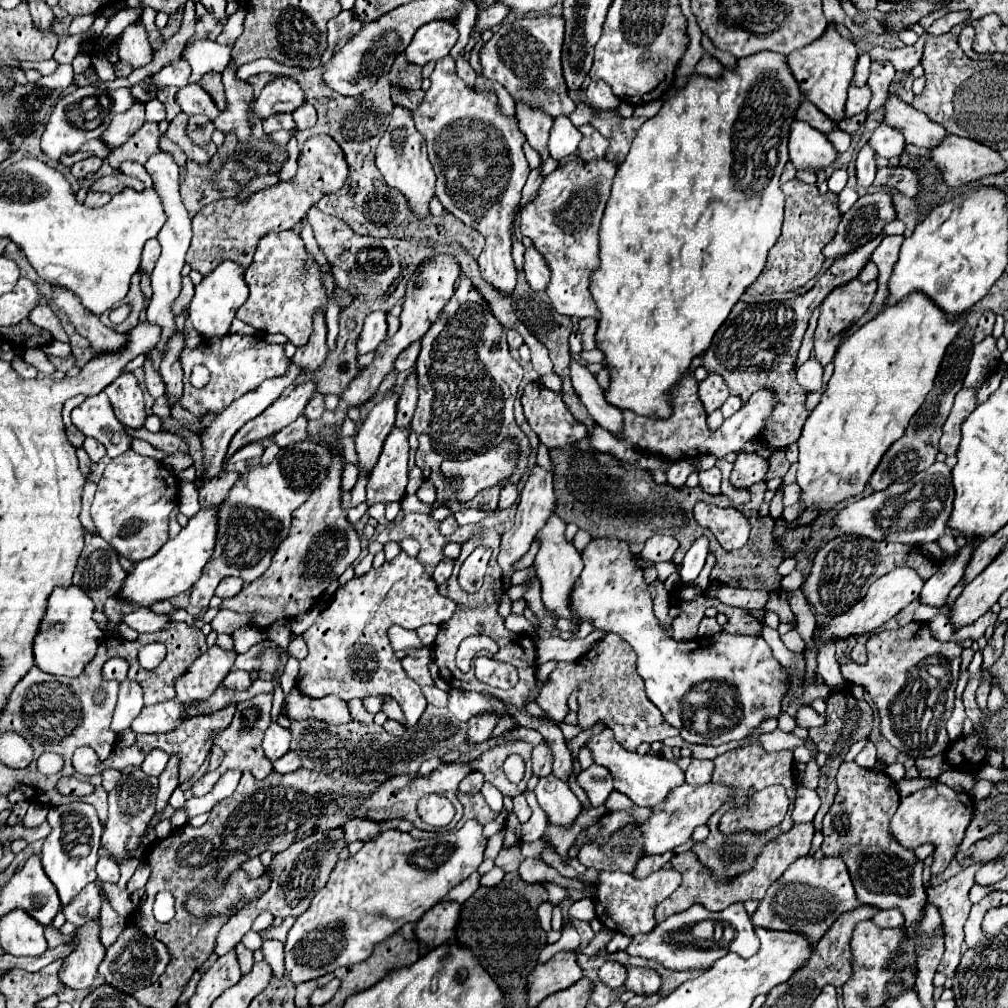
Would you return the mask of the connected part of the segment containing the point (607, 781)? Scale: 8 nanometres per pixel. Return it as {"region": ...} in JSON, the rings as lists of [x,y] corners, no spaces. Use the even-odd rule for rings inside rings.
{"region":[[[597,764],[583,770],[577,776],[577,782],[587,792],[587,798],[593,806],[603,806],[607,796],[613,792],[613,778],[611,778],[609,770],[605,770],[603,766],[597,766]]]}

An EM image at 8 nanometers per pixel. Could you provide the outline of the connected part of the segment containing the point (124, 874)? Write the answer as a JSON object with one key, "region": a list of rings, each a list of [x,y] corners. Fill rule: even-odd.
{"region":[[[129,858],[119,865],[120,868],[120,878],[117,882],[119,888],[125,888],[128,880],[131,878],[132,874],[135,872],[138,865],[141,863],[141,859]]]}

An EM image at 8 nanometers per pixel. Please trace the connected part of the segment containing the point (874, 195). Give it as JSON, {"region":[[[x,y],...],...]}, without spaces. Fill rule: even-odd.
{"region":[[[875,190],[861,196],[853,208],[843,214],[835,238],[823,248],[825,258],[839,258],[867,244],[895,218],[897,214],[889,190]]]}

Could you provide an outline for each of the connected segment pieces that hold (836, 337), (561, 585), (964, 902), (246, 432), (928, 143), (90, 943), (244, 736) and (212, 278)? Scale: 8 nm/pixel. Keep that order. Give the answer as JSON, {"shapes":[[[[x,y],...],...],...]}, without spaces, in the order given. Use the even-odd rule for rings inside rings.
{"shapes":[[[[851,280],[849,284],[841,286],[841,288],[835,288],[821,304],[821,316],[819,316],[819,324],[817,324],[817,330],[815,330],[815,358],[819,360],[821,366],[827,366],[839,344],[841,344],[841,338],[843,334],[853,326],[857,324],[857,320],[869,310],[871,306],[871,300],[875,296],[875,290],[877,290],[877,282],[869,282],[869,284],[863,284],[859,280]]],[[[553,514],[553,518],[549,518],[549,522],[545,524],[547,526],[541,528],[541,534],[535,536],[539,540],[539,552],[535,556],[535,570],[537,570],[537,578],[541,580],[543,602],[549,610],[557,612],[561,618],[571,618],[577,622],[577,618],[573,618],[573,614],[569,612],[569,594],[583,568],[581,554],[575,550],[571,542],[565,540],[565,522],[559,516]]],[[[975,864],[975,866],[969,866],[965,868],[963,872],[959,872],[957,876],[949,878],[947,882],[939,884],[939,886],[931,886],[927,888],[927,898],[929,902],[939,910],[941,914],[941,924],[945,926],[945,954],[937,966],[939,972],[943,972],[945,976],[951,976],[955,970],[957,970],[957,964],[959,964],[959,950],[961,950],[961,942],[963,942],[963,926],[967,922],[967,916],[969,916],[969,908],[971,908],[971,902],[969,902],[969,890],[971,886],[975,884],[973,882],[973,876],[975,872],[979,870],[981,866]]],[[[305,382],[295,386],[287,396],[277,398],[267,410],[263,410],[263,414],[259,414],[257,418],[249,420],[231,440],[229,450],[225,460],[229,460],[237,450],[241,450],[243,446],[269,438],[275,432],[279,432],[281,428],[285,428],[287,424],[291,424],[307,406],[307,402],[311,400],[315,392],[315,384],[313,382]]],[[[889,96],[885,106],[885,124],[897,128],[905,136],[907,144],[913,144],[917,148],[933,148],[939,146],[939,142],[943,142],[947,136],[947,132],[937,126],[937,122],[931,122],[925,114],[917,112],[899,96]]],[[[91,920],[85,926],[81,926],[73,940],[77,942],[77,948],[63,960],[61,974],[59,974],[61,984],[65,984],[65,988],[91,988],[97,978],[97,968],[99,968],[101,960],[105,958],[105,948],[99,940],[99,922]]],[[[259,694],[259,696],[251,698],[251,700],[245,700],[245,702],[239,702],[239,704],[237,704],[237,712],[235,712],[233,722],[231,722],[225,730],[221,730],[221,732],[215,736],[215,744],[219,744],[219,746],[225,750],[225,758],[223,758],[223,762],[221,762],[221,766],[219,766],[217,770],[207,772],[203,778],[199,778],[199,780],[193,784],[193,788],[191,788],[193,796],[203,796],[203,794],[207,794],[207,792],[215,786],[215,782],[221,778],[221,774],[225,774],[225,772],[231,770],[231,768],[241,770],[241,772],[247,770],[247,772],[251,772],[255,778],[267,778],[269,772],[273,772],[273,766],[271,766],[271,762],[265,758],[263,748],[261,748],[263,734],[265,734],[265,730],[267,730],[269,724],[271,724],[271,702],[273,702],[273,694]]],[[[225,260],[209,276],[205,276],[201,284],[195,286],[195,296],[189,306],[189,320],[193,322],[195,330],[205,338],[225,336],[229,332],[231,320],[235,318],[235,312],[247,302],[247,298],[249,288],[245,282],[245,268],[231,260]]]]}

